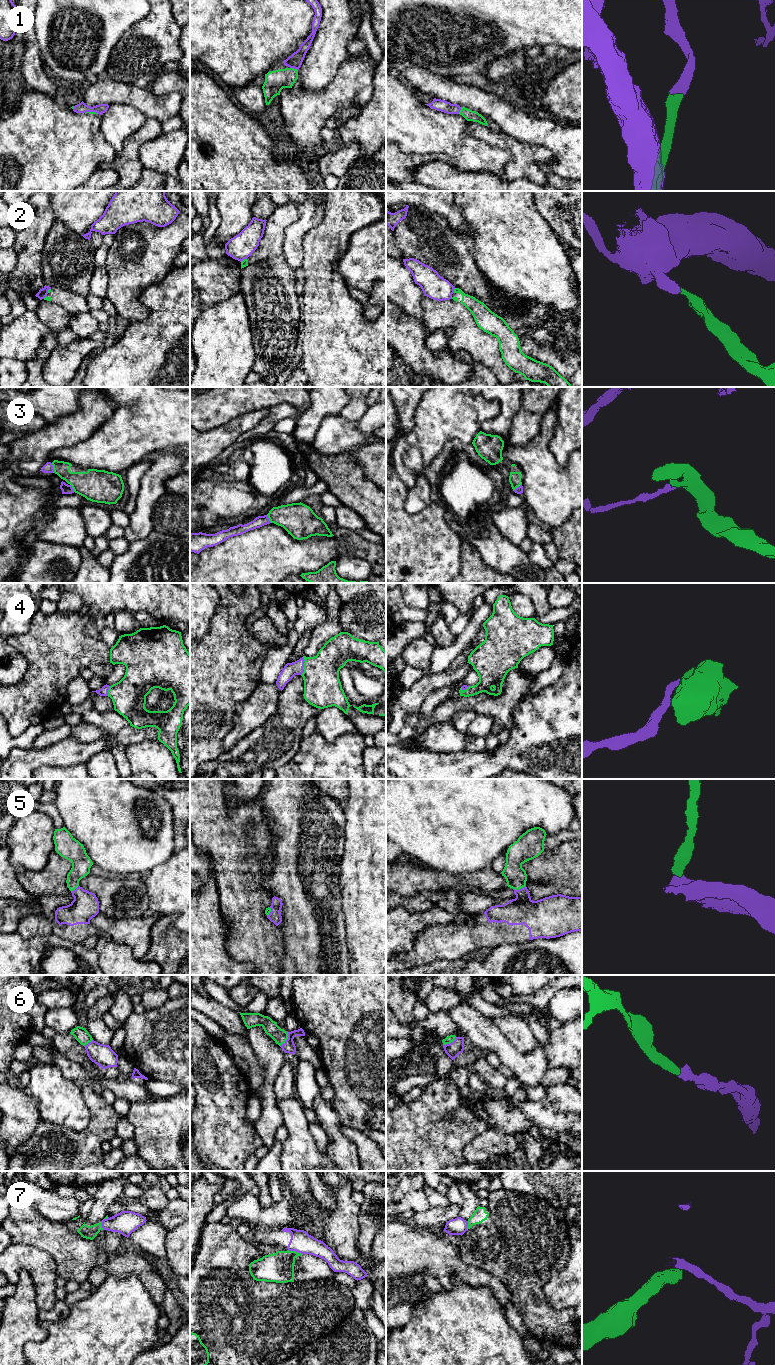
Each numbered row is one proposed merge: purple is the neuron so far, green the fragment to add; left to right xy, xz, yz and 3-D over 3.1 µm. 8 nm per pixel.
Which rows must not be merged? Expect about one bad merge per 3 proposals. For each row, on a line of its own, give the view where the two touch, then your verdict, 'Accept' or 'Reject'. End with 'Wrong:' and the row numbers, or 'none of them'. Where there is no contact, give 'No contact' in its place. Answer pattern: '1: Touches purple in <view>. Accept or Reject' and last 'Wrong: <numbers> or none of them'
1: Touches purple in xz. Accept
2: Touches purple in yz. Reject
3: Touches purple in xy. Reject
4: Touches purple in xz. Accept
5: Touches purple in yz. Accept
6: Touches purple in xz. Accept
7: Touches purple in xz. Reject
Wrong: 2, 3, 7

